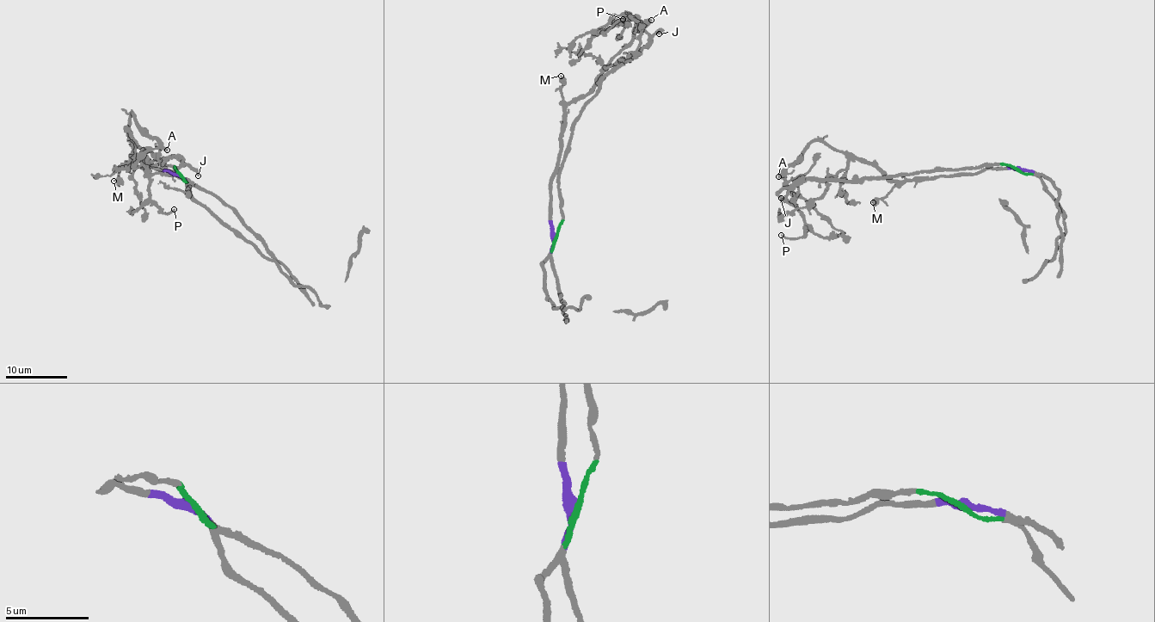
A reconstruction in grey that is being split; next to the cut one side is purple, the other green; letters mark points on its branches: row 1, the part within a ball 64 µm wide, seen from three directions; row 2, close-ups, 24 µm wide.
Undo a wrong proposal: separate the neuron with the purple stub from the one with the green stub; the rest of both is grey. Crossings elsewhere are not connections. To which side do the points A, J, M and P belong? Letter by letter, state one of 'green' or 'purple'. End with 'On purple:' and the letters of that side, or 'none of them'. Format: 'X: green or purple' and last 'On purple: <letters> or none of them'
A: purple
J: green
M: purple
P: green
On purple: A, M

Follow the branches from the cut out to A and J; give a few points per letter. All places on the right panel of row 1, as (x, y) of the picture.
A: (1016, 169), (906, 181), (891, 178), (873, 165), (850, 158), (814, 141), (778, 176)
J: (1016, 169), (1000, 163), (863, 177), (852, 181), (801, 179), (780, 190), (781, 198)

